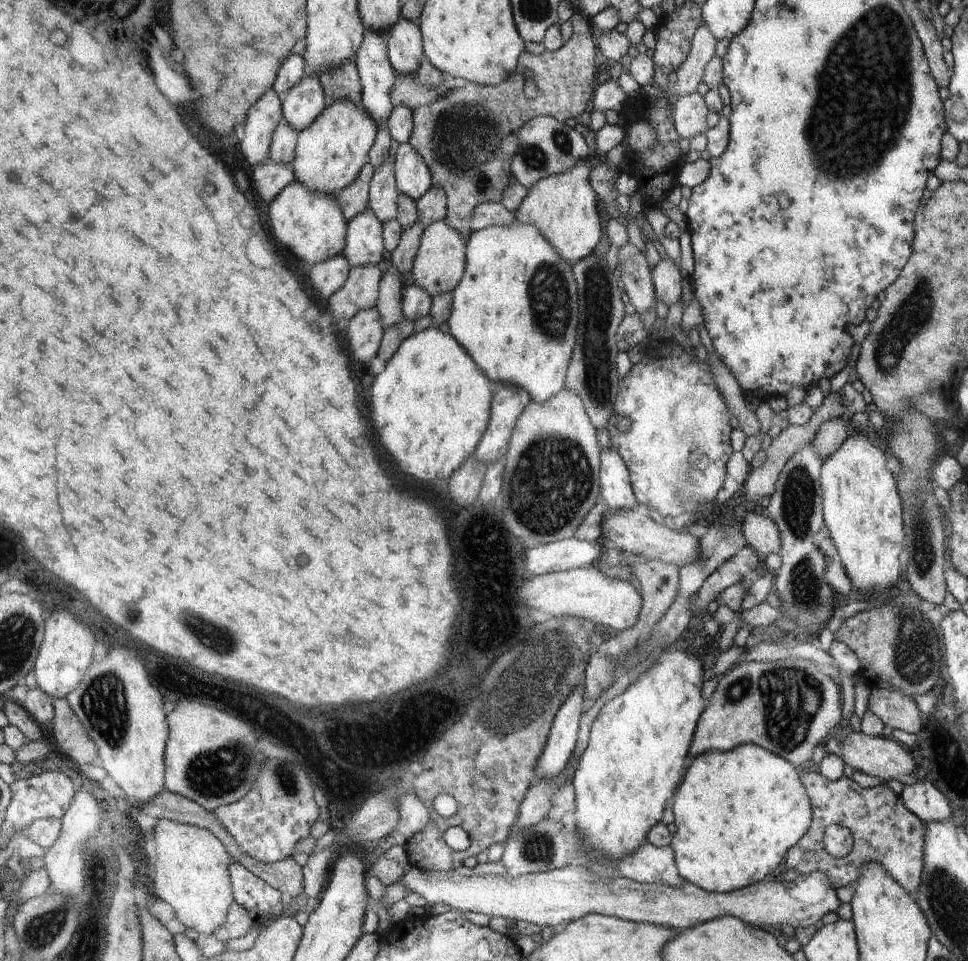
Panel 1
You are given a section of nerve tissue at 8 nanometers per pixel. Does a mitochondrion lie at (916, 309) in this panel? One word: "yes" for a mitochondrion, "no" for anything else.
yes

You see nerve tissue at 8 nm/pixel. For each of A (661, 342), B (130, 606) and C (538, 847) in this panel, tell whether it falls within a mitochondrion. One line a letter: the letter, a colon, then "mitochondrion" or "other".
A: other
B: mitochondrion
C: mitochondrion

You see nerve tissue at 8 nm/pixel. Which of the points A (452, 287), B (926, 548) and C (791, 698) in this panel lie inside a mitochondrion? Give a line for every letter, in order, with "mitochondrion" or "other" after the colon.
A: other
B: mitochondrion
C: mitochondrion

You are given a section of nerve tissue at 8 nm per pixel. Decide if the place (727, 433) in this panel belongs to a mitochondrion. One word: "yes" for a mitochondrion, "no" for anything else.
no

